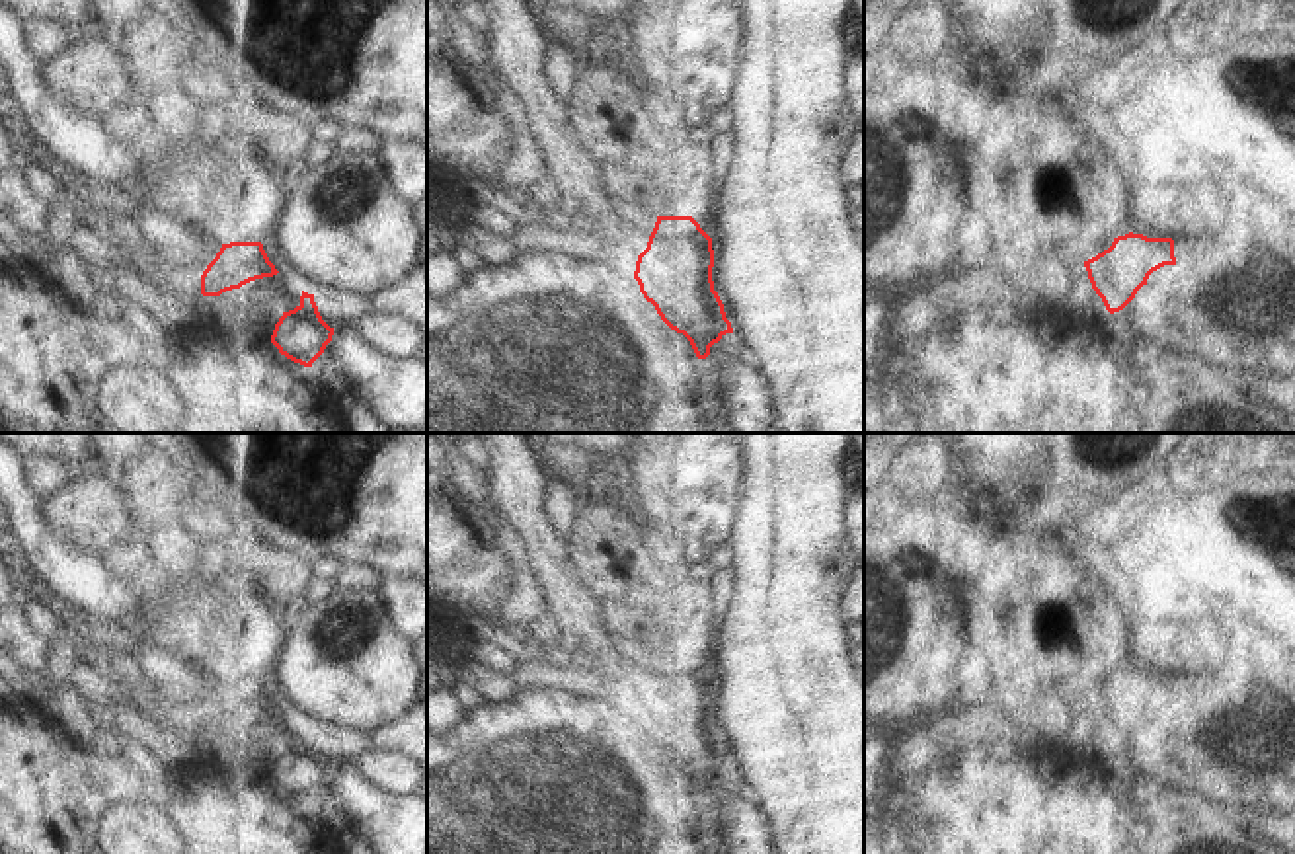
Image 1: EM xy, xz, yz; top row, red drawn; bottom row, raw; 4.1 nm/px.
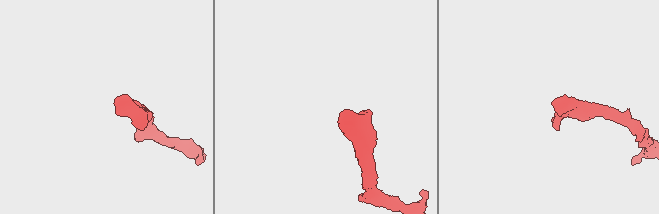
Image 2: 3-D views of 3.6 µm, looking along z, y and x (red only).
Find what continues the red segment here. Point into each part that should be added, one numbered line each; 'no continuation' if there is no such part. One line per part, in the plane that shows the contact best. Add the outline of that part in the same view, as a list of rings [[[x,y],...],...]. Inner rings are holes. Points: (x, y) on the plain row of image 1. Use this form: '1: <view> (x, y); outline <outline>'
1: xz (515, 478); outline [[[474,433],[490,456],[484,470],[488,495],[525,550],[529,571],[546,601],[558,630],[579,638],[577,661],[583,684],[612,708],[634,712],[657,653],[620,653],[603,632],[599,602],[577,581],[564,540],[542,513],[548,472],[530,446],[529,433]]]

